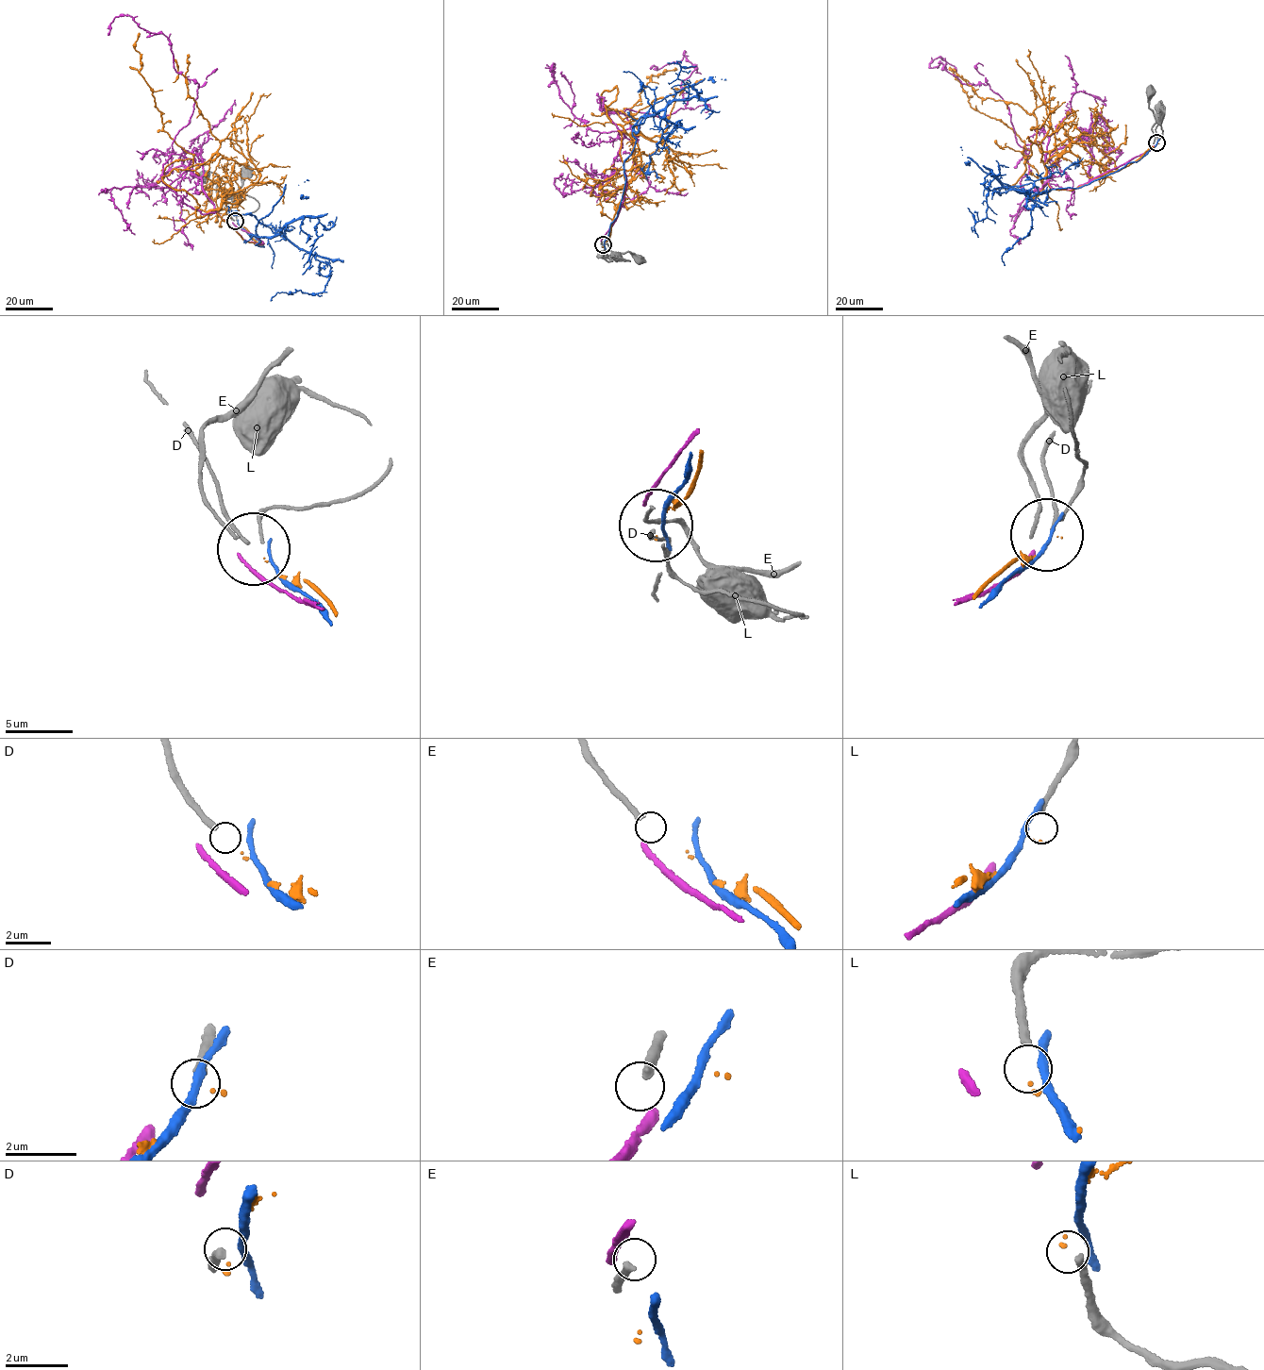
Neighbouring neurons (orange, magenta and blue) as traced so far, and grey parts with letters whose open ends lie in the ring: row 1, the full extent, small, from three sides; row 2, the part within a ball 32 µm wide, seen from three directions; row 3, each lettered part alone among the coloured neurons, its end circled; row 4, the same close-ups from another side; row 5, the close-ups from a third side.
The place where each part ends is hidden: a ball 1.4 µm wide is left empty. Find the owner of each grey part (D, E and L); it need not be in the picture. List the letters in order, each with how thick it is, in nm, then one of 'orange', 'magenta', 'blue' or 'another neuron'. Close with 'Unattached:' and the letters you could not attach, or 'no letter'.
D: 280 nm | another neuron
E: 240 nm | another neuron
L: 200 nm | orange
Unattached: D, E

